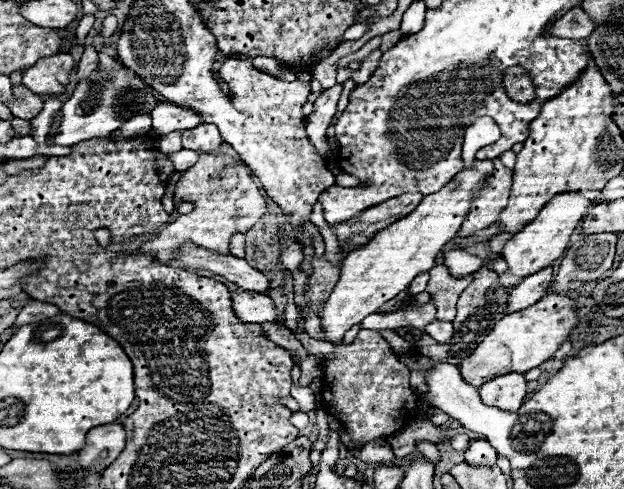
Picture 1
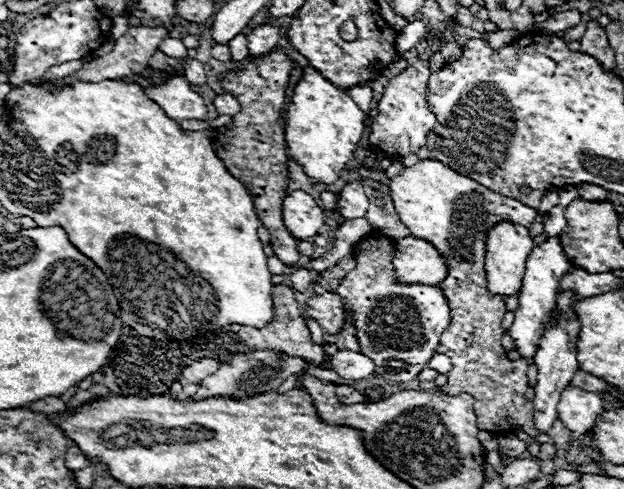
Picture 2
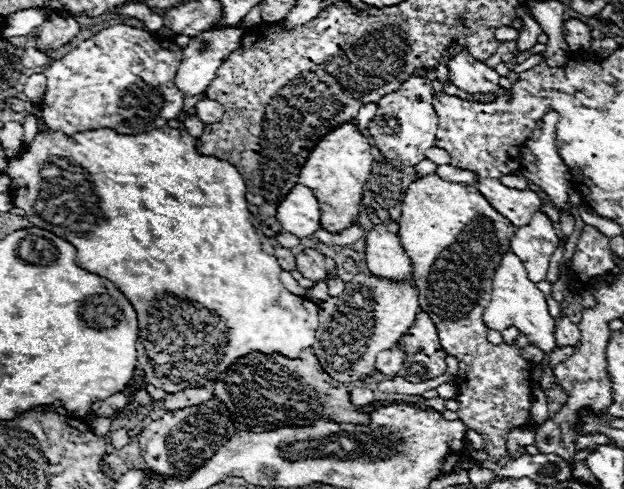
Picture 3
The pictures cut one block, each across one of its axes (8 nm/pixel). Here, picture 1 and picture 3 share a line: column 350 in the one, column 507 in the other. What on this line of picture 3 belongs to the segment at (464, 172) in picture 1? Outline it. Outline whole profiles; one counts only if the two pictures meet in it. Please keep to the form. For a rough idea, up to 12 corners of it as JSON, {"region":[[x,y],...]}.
{"region":[[514,252],[494,274],[490,330],[516,326],[552,352],[554,318]]}

